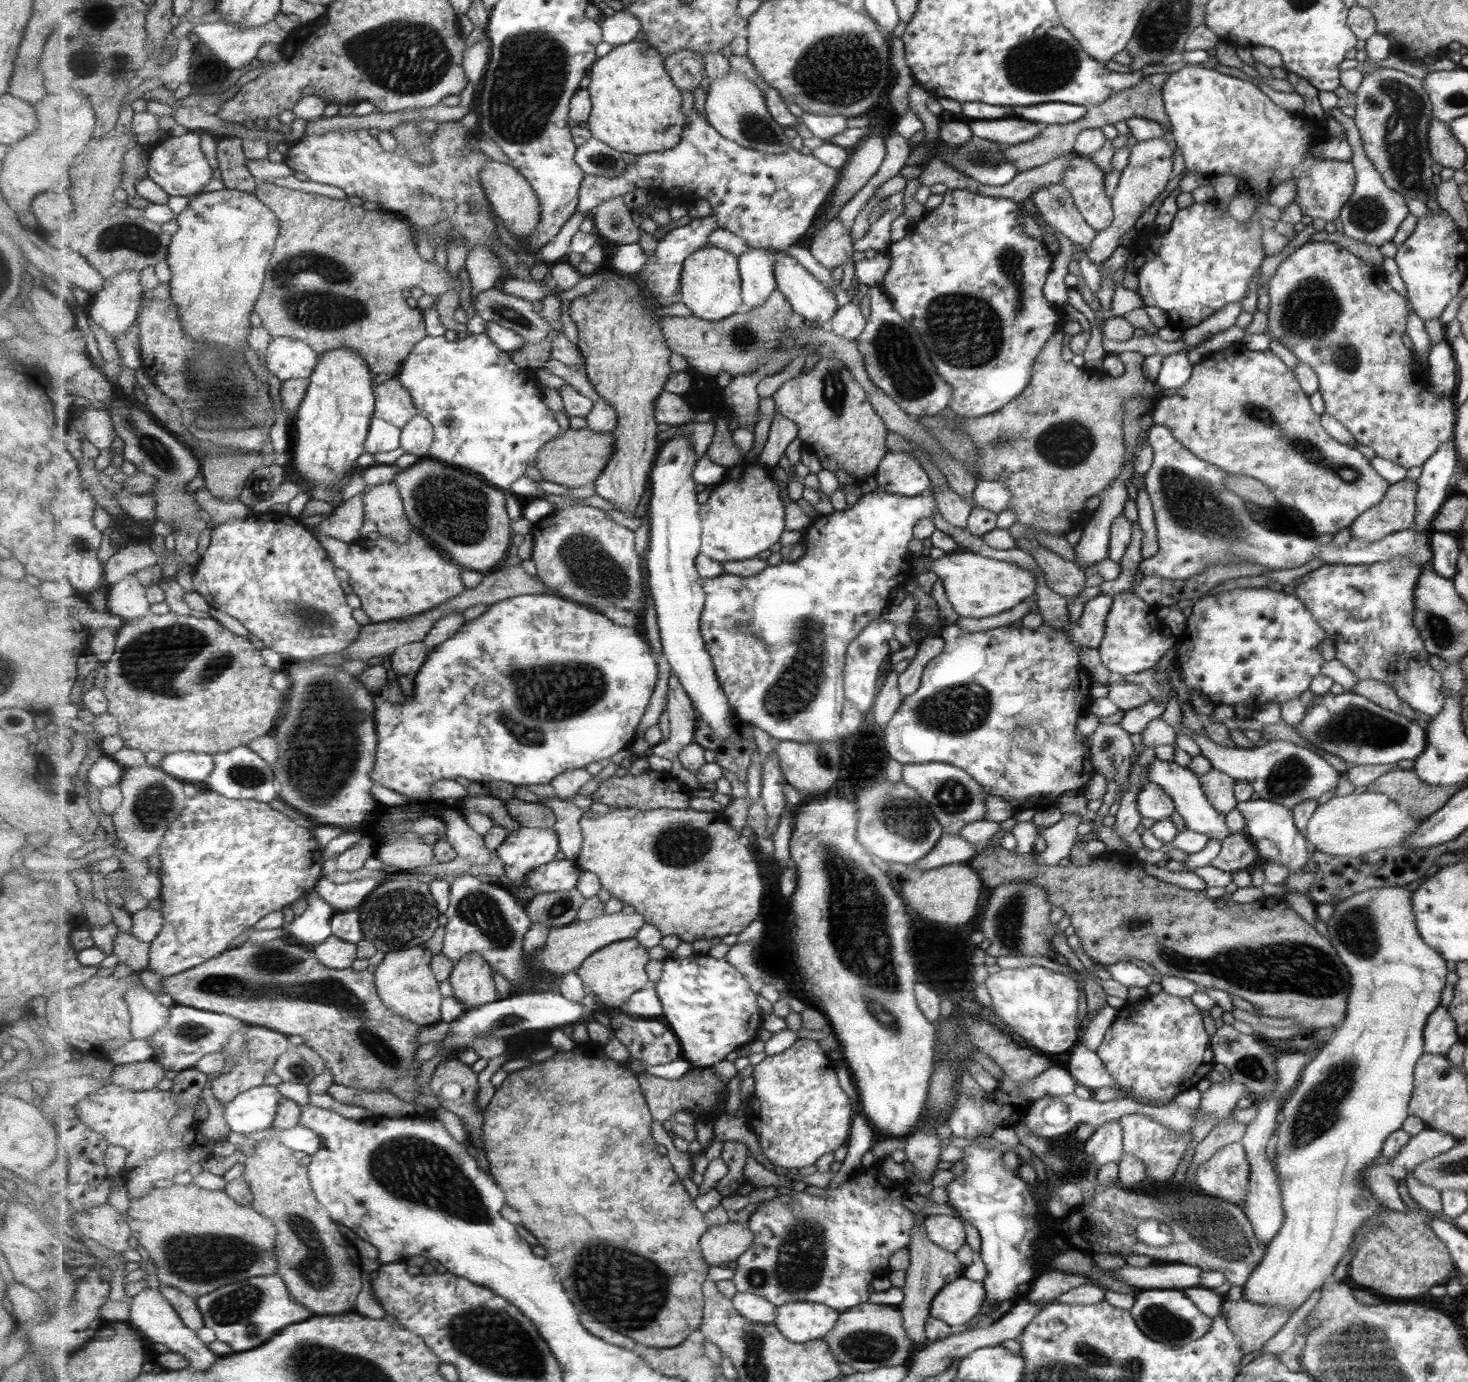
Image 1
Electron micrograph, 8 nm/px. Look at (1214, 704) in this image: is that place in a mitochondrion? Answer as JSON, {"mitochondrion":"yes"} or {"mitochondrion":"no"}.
{"mitochondrion":"no"}

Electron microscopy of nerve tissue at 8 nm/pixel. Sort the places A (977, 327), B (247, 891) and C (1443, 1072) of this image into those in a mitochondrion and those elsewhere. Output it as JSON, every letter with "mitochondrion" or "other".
{"A":"mitochondrion","B":"other","C":"mitochondrion"}

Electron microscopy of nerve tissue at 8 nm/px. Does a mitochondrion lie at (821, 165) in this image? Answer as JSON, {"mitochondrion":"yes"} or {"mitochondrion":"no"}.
{"mitochondrion":"no"}

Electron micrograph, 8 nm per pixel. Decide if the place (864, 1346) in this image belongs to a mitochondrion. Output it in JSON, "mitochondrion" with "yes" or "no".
{"mitochondrion":"yes"}

